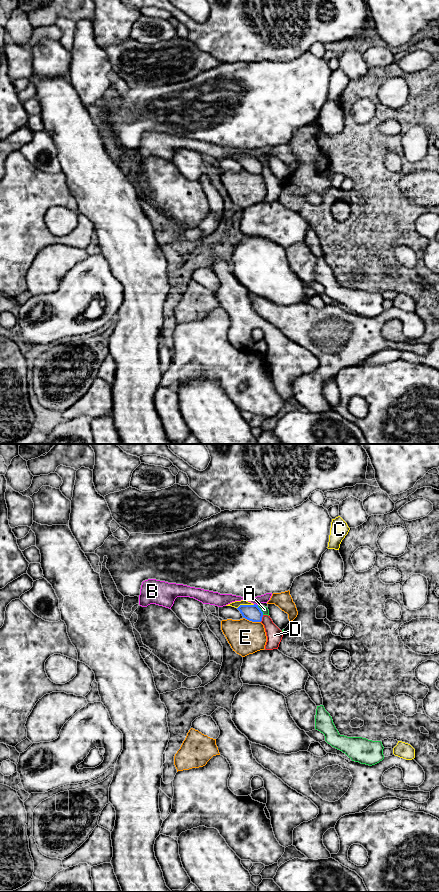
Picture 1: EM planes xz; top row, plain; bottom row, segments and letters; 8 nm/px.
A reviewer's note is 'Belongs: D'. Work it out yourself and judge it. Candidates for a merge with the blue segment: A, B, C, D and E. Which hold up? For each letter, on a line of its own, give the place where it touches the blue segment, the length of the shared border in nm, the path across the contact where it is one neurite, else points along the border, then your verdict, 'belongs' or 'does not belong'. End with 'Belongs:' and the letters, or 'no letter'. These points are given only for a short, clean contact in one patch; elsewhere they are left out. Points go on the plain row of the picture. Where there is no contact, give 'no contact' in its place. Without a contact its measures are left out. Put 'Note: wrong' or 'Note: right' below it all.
A: xz (260, 162) | 90 nm | does not belong
B: xz (255, 156) | 40 nm | does not belong
C: xz (245, 157) | 150 nm | does not belong
D: xz (261, 170) | 60 nm | along xz (263, 167), (260, 173) | does not belong
E: xz (252, 173) | 150 nm | does not belong
Belongs: no letter
Note: wrong

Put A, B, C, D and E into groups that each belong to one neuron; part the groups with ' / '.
A / B / C / D / E

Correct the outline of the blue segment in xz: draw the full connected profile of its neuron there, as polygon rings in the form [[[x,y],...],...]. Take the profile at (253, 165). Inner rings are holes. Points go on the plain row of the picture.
[[[240,157],[237,160],[242,166],[243,170],[252,174],[261,174],[263,169],[263,164],[258,159],[258,157]]]

